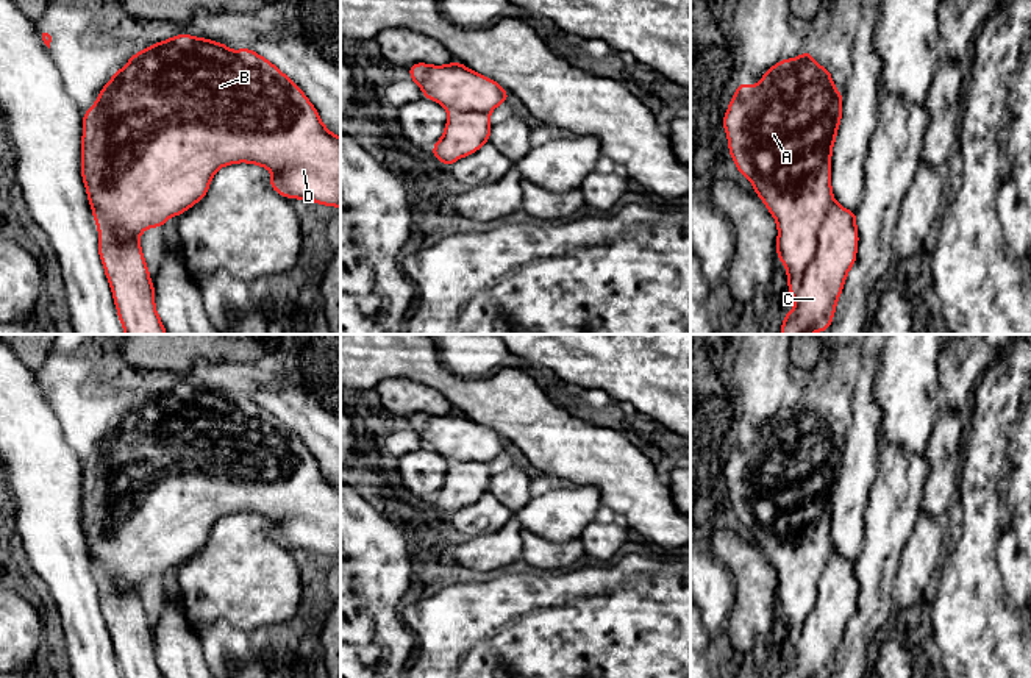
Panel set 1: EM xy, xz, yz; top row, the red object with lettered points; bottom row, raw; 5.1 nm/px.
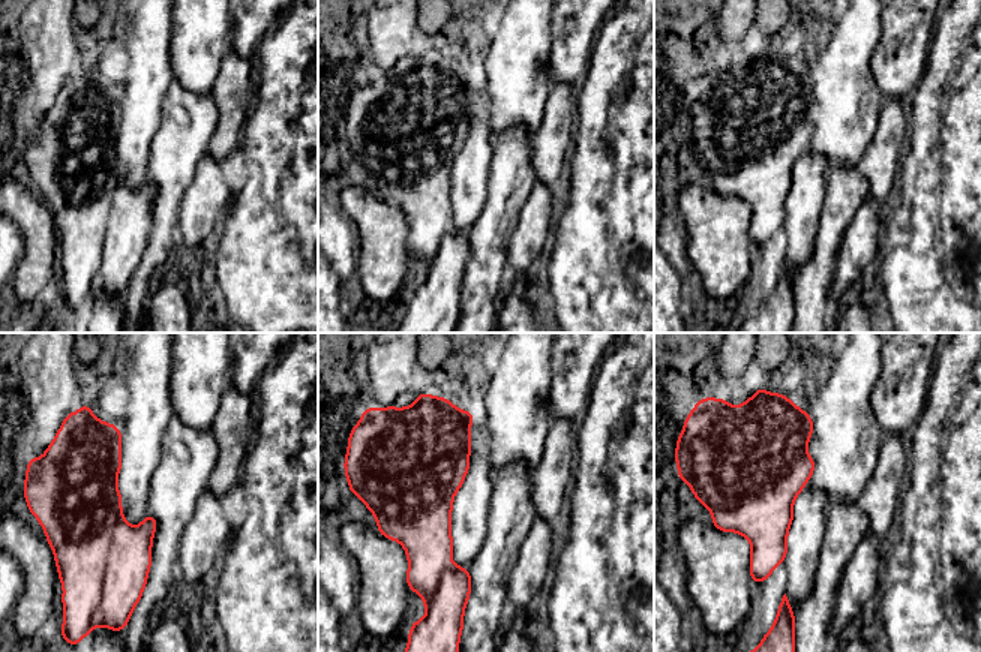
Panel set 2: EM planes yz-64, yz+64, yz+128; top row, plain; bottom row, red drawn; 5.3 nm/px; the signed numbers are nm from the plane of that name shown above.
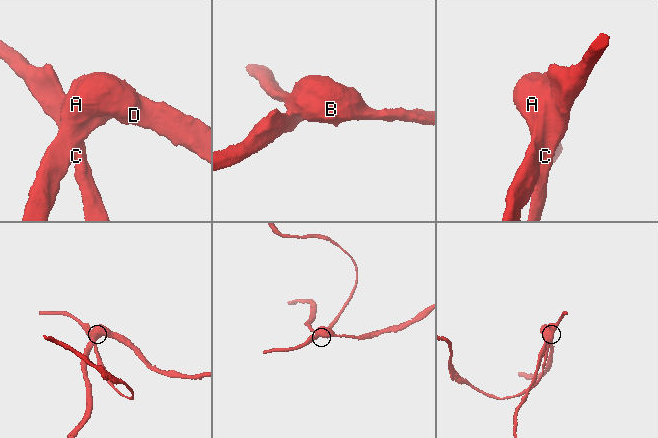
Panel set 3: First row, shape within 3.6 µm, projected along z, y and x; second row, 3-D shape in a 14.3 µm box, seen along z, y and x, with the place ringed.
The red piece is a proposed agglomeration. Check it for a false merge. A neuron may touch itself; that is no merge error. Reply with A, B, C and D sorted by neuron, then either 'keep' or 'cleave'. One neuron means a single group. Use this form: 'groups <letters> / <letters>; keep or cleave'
groups A B D / C; cleave

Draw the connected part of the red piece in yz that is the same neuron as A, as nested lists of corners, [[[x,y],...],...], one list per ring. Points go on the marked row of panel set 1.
[[[809,50],[797,58],[778,61],[756,86],[748,86],[740,80],[723,117],[728,148],[737,170],[751,181],[756,195],[776,220],[776,256],[787,270],[789,295],[817,253],[819,230],[829,212],[831,152],[840,117],[842,92],[834,87],[829,69],[819,66]]]

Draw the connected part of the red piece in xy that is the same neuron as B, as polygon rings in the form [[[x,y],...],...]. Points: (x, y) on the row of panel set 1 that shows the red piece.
[[[177,34],[144,52],[134,52],[133,58],[105,84],[94,106],[83,114],[81,175],[98,230],[122,228],[139,239],[147,228],[162,228],[169,217],[181,216],[206,195],[209,183],[220,167],[236,162],[250,162],[269,169],[273,173],[270,187],[286,198],[311,200],[330,208],[341,208],[341,137],[322,123],[314,105],[291,78],[250,48],[233,52],[222,42]]]

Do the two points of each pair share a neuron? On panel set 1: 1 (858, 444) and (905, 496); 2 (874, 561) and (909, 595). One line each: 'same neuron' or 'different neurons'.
1: different neurons
2: different neurons

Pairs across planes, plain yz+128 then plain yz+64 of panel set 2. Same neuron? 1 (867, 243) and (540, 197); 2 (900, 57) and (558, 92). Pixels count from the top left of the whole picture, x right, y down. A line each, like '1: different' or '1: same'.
1: same
2: different

